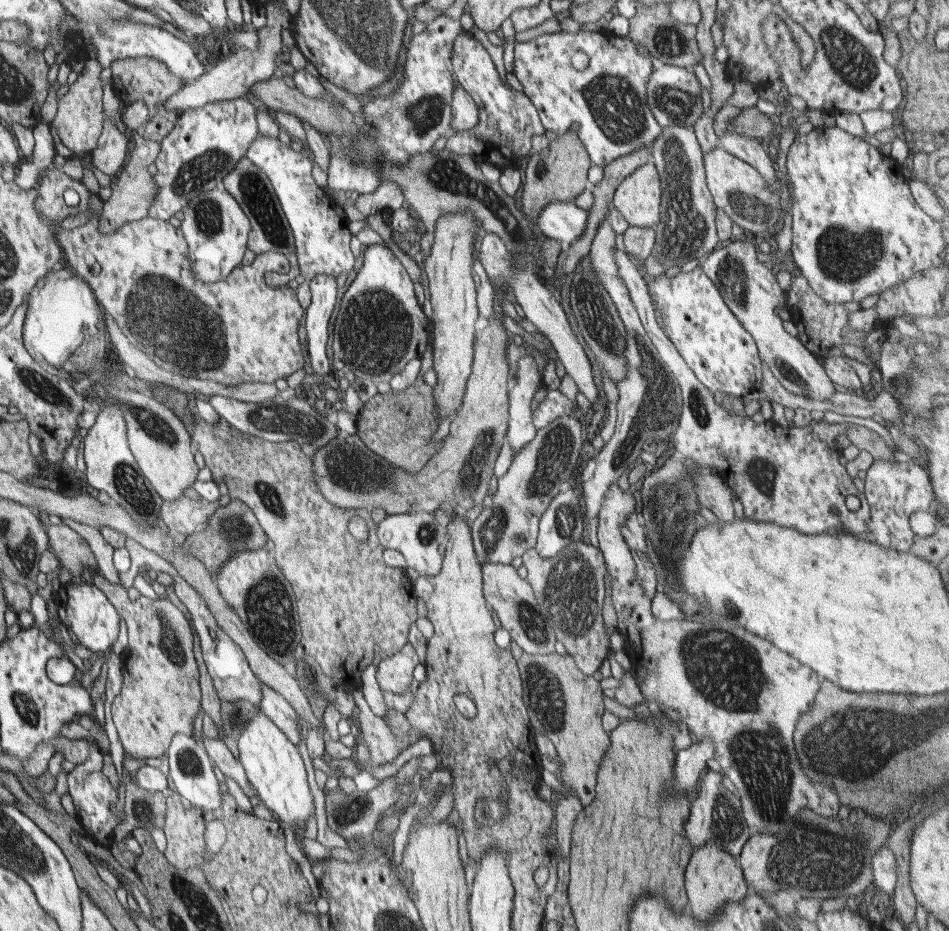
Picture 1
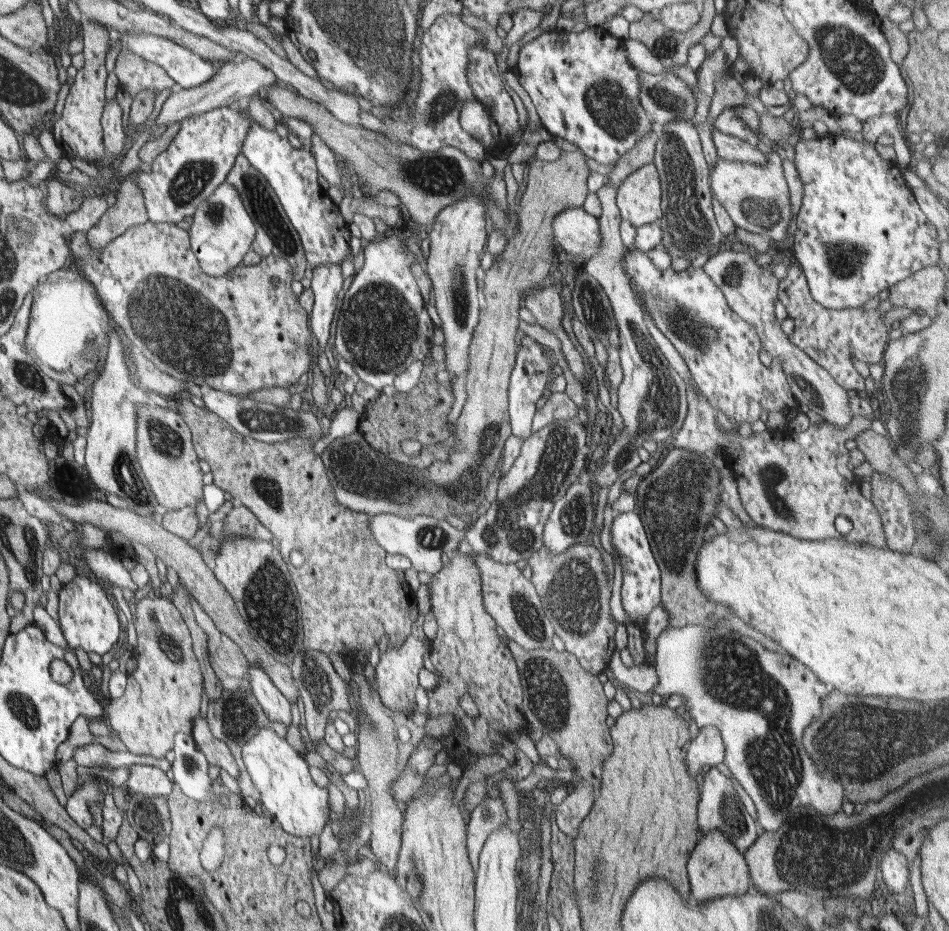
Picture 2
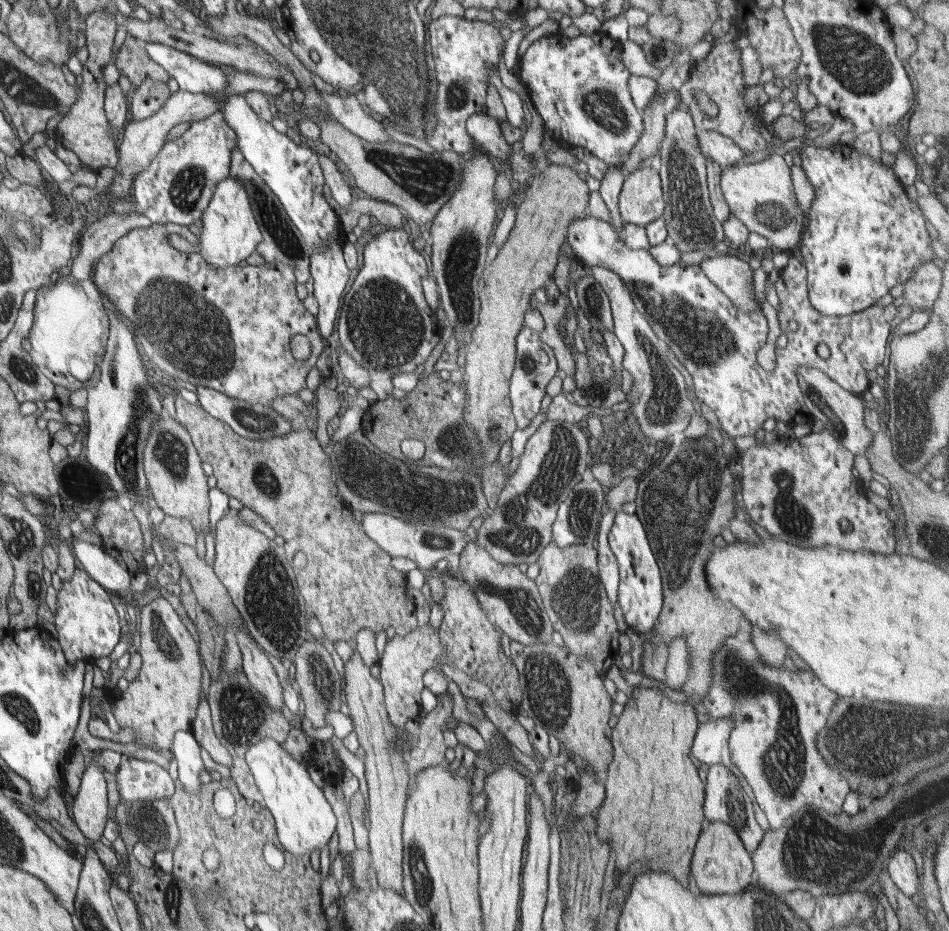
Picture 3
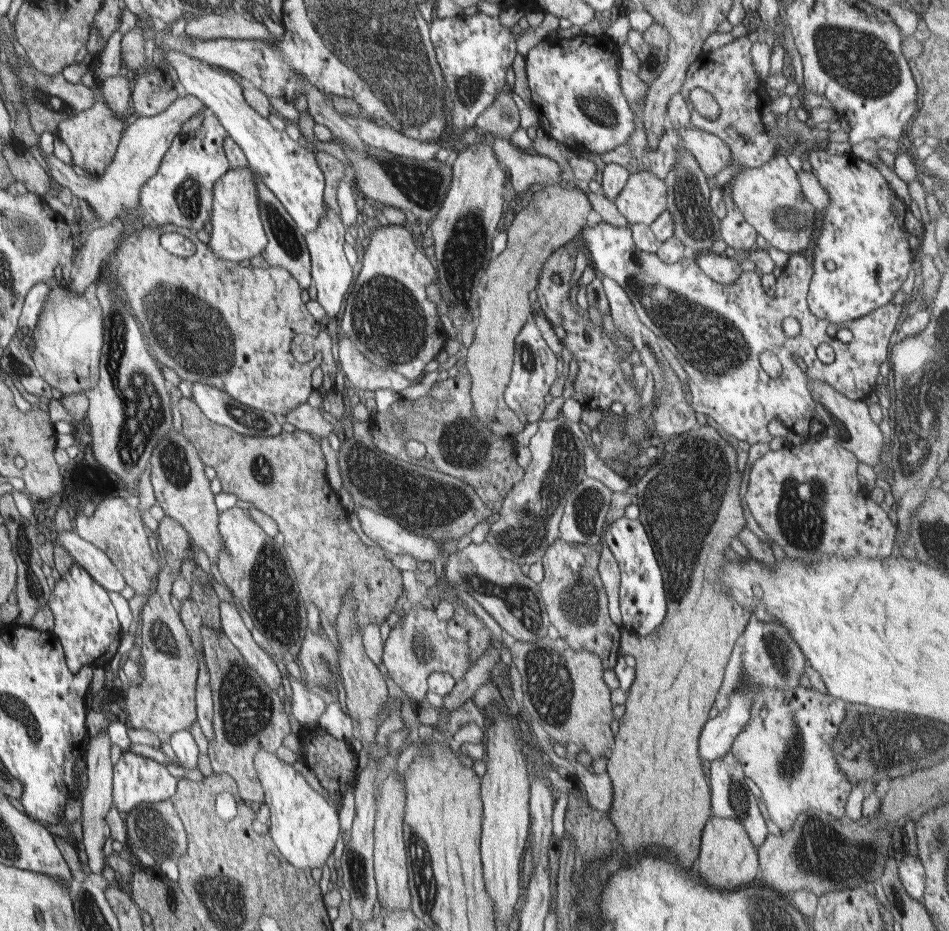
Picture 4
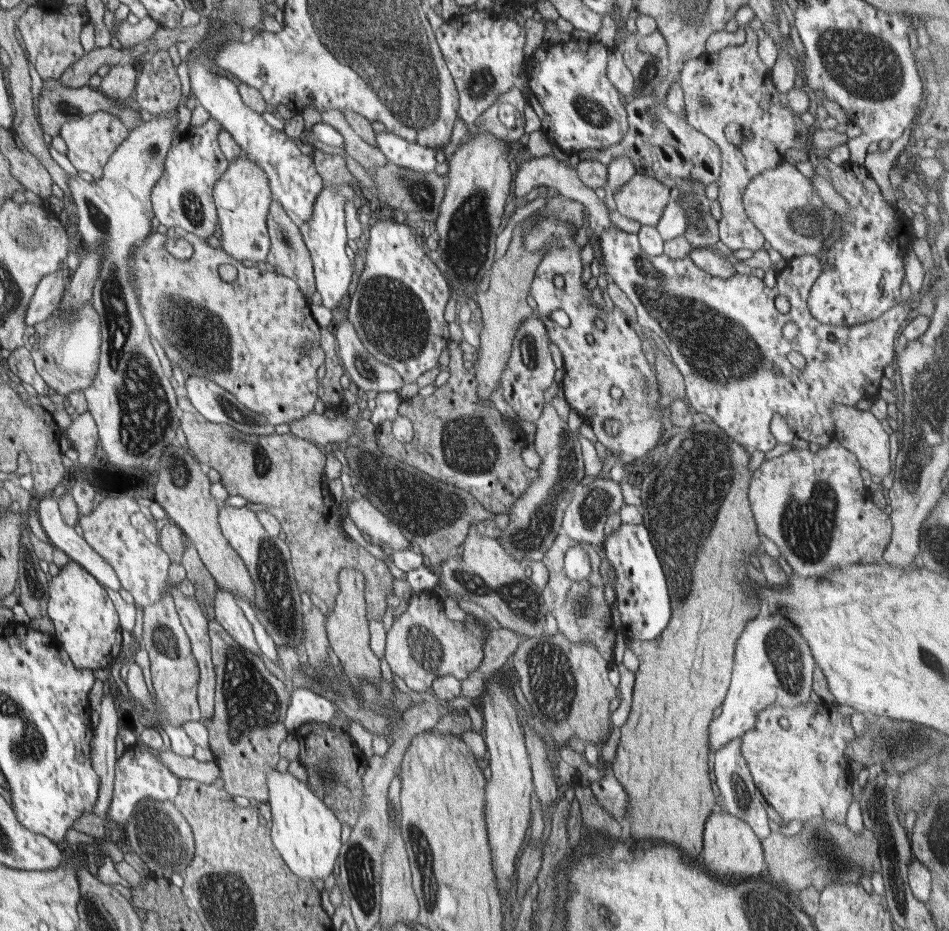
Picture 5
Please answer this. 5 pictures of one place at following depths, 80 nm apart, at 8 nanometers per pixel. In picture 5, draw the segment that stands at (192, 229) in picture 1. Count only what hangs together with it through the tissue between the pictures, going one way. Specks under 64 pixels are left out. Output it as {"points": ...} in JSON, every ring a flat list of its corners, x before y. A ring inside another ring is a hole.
{"points":[[244,154,236,160,229,162,229,166,223,172,220,180,214,185,213,192,214,202,217,206,218,226,220,224,220,238,222,238,222,250,228,253,232,258,239,260,252,260,254,262,262,262,267,260,267,254,271,247,271,238,266,228,266,217,273,201,273,194,269,185,268,175,264,169,256,166,250,158,246,158]]}

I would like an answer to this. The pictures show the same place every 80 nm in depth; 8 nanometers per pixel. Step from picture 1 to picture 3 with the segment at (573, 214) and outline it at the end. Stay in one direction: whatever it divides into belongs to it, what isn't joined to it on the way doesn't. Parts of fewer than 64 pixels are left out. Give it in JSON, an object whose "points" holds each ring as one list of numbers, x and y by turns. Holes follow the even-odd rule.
{"points":[[592,216,570,221,566,230,568,230,567,244,585,268,603,266,615,272,622,279,637,311,650,322,656,336,668,344,668,348,674,352,674,356,684,364,684,368,692,375,696,400,704,402,704,406,716,414,721,429,725,430,730,437,755,436,768,418,784,420,792,426,810,424,810,416,805,411,805,396,796,380,796,370,799,364,813,366,816,370,828,375,844,390,854,395,861,395,870,384,868,372,876,370,880,364,887,362,888,343,895,332,892,330,892,322,895,320,898,307,892,304,887,306,874,304,866,310,854,314,826,316,811,305,807,287,807,268,794,255,790,255,787,265,778,278,780,310,777,311,777,316,782,330,782,341,786,343,786,347,780,347,775,351,778,367,770,373,760,367,756,358,756,352,766,344,768,336,768,323,762,310,756,309,749,313,746,311,740,313,730,297,726,296,702,272,699,264,682,267,678,262,670,266,661,266,650,255,648,249,629,247,625,243,624,237,620,238,618,230,612,224],[790,320,795,320,798,324,796,334,792,334,787,329,787,323],[822,343,827,344,830,348,831,357,828,359,822,359,816,353,816,348]]}

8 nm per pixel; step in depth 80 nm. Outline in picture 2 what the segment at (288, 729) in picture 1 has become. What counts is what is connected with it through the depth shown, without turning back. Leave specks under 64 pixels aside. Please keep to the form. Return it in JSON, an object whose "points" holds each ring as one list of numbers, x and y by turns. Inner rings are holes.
{"points":[[249,664,249,681,253,696,271,721,291,724,291,704,260,665]]}

